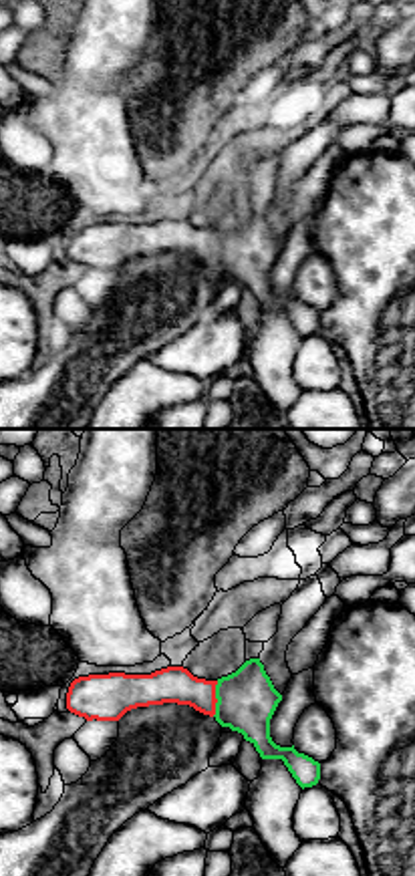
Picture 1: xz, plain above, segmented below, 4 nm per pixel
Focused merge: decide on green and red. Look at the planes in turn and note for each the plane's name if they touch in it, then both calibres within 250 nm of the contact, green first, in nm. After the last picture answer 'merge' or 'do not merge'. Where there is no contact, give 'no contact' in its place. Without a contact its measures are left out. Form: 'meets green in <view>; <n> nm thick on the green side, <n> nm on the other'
meets green in xz; 240 nm thick on the green side, 140 nm on the other

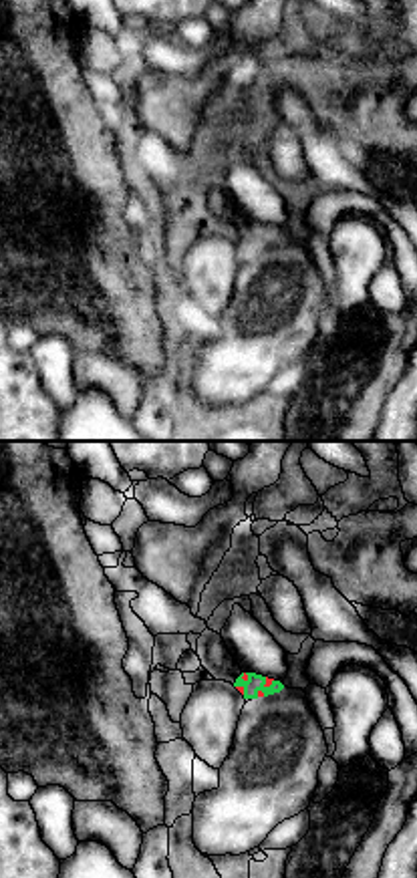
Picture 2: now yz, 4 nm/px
meets green in yz; 70 nm thick on the green side, 30 nm on the other

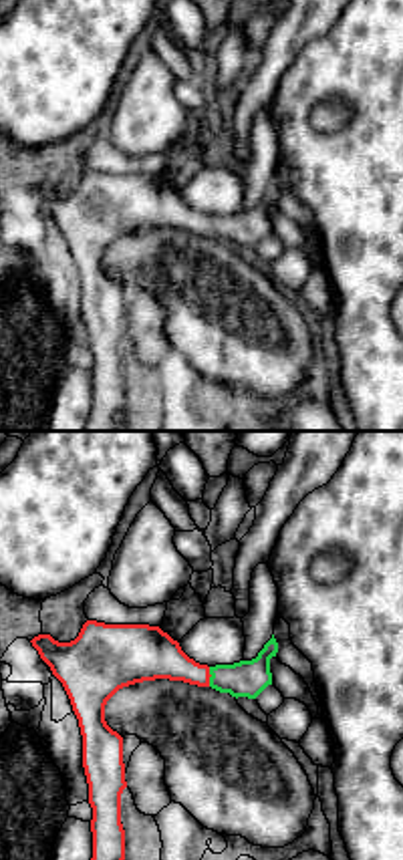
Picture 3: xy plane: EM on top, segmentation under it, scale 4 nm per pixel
meets green in xy; 140 nm thick on the green side, 190 nm on the other

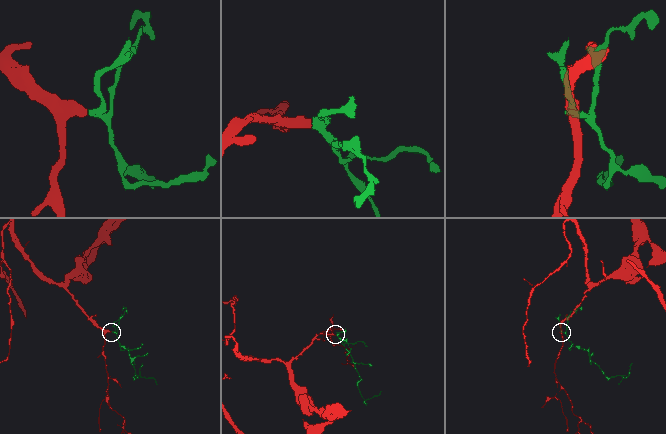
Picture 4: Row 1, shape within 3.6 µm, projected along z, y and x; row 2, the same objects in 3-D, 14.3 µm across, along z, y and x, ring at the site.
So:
merge

